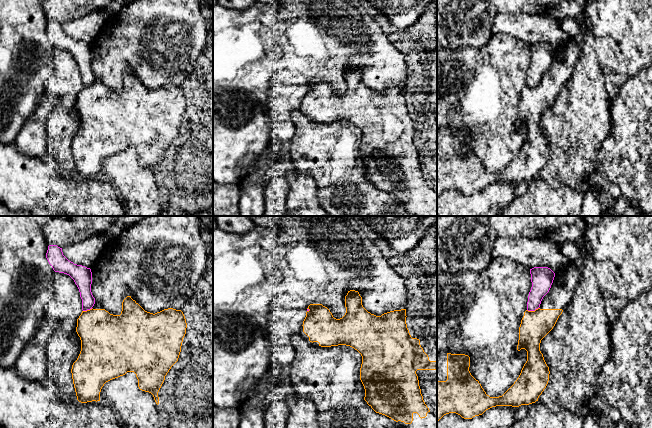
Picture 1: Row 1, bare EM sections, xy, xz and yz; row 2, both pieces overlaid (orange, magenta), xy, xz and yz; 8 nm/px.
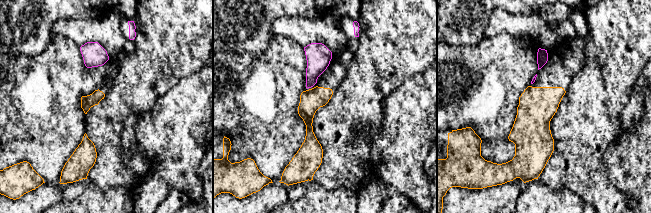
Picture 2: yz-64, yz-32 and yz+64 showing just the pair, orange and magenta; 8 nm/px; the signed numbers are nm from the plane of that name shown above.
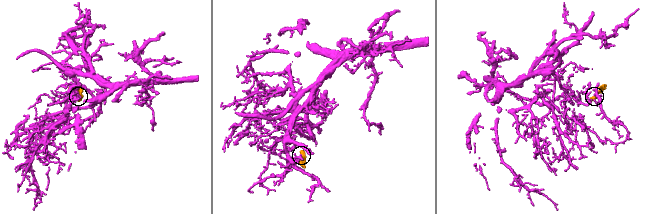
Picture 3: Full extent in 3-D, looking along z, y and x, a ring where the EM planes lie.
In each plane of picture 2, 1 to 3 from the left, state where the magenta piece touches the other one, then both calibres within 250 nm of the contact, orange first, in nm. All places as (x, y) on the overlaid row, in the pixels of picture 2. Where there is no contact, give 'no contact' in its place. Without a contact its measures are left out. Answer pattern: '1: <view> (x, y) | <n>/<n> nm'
1: no contact
2: no contact
3: no contact

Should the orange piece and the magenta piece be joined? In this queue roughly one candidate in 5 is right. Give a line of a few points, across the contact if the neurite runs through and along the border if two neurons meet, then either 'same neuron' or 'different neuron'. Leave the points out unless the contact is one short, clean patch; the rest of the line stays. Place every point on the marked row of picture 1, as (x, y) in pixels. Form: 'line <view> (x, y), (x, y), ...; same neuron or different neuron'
line yz (538, 307), (534, 310), (527, 310); different neuron

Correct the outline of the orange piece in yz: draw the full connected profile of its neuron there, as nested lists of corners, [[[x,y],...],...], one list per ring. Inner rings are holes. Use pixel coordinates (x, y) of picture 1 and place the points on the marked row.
[[[570,262],[563,271],[555,273],[540,307],[524,312],[517,350],[527,351],[527,361],[517,380],[502,396],[490,397],[486,394],[469,371],[468,355],[437,352],[437,422],[449,413],[472,419],[492,407],[519,407],[538,401],[550,374],[540,351],[541,340],[553,329],[571,302],[580,280],[581,271],[574,262]]]

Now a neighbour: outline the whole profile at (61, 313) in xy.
[[[50,274],[54,297],[45,308],[44,319],[18,357],[14,369],[29,380],[48,382],[49,360],[46,347],[55,332],[70,335],[76,332],[77,319],[82,313],[82,299],[74,280],[67,274]]]

